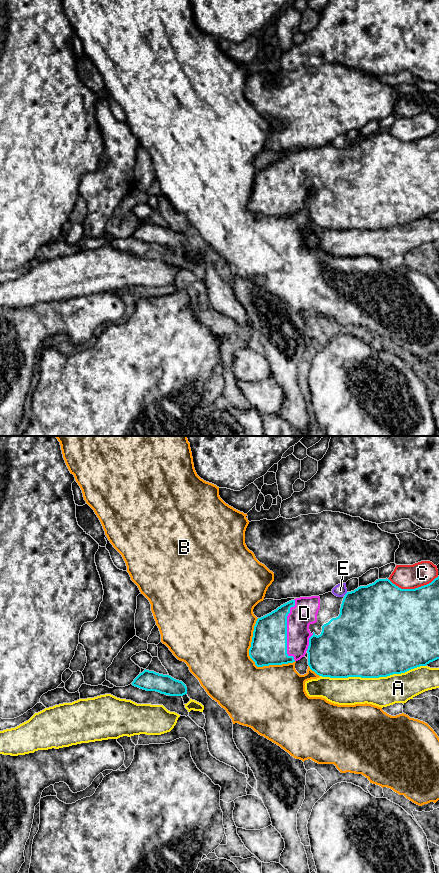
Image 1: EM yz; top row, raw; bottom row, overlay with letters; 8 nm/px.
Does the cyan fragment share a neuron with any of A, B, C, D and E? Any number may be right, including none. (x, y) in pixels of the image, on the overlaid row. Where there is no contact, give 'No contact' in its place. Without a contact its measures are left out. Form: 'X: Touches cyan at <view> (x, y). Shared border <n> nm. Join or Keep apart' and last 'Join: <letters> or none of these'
A: Touches cyan at yz (372, 677). Shared border 850 nm. Keep apart
B: Touches cyan at yz (253, 660). Shared border 460 nm. Keep apart
C: Touches cyan at yz (413, 589). Shared border 400 nm. Keep apart
D: Touches cyan at yz (286, 630). Shared border 500 nm. Join
E: Touches cyan at yz (346, 593). Shared border 40 nm. Keep apart
Join: D

